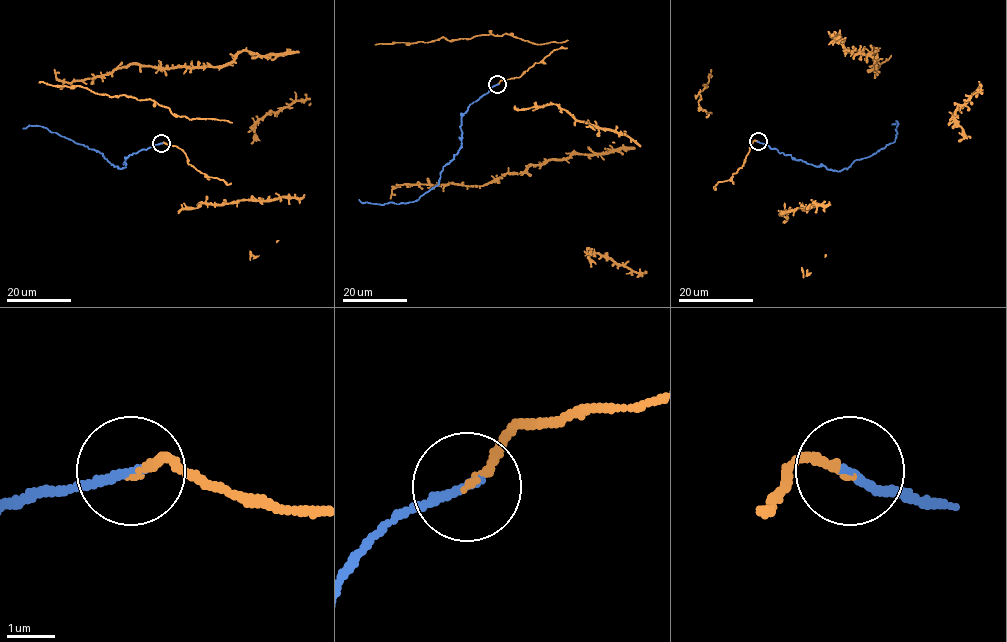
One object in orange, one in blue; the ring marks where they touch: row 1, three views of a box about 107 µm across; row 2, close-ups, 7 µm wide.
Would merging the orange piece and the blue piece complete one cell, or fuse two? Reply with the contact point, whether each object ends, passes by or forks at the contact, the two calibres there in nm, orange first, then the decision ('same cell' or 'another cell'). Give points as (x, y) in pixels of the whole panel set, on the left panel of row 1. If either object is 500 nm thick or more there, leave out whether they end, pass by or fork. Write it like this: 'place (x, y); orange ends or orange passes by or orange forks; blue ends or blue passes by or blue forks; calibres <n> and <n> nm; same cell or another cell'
place (161, 143); orange ends; blue ends; calibres 140 and 190 nm; same cell

